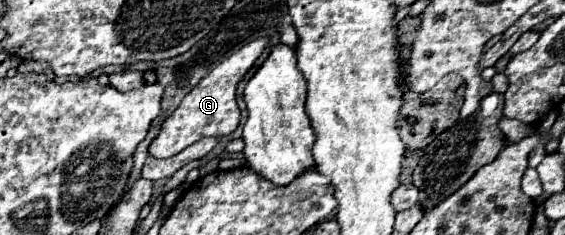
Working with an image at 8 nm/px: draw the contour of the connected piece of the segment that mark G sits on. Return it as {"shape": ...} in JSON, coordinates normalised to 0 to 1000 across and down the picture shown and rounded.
{"shape":[[[457,157],[450,174],[442,174],[439,191],[432,191],[425,217],[418,217],[414,234],[407,234],[404,251],[389,260],[372,319],[365,319],[315,447],[315,464],[287,523],[280,583],[265,609],[265,660],[290,677],[290,668],[304,668],[312,651],[319,651],[322,634],[329,634],[333,617],[347,609],[350,591],[372,574],[372,583],[393,583],[393,574],[407,574],[421,523],[425,523],[425,464],[418,438],[418,379],[421,353],[428,345],[428,328],[439,311],[439,294],[450,277],[450,260],[464,234],[467,200],[474,183],[474,157]]]}

